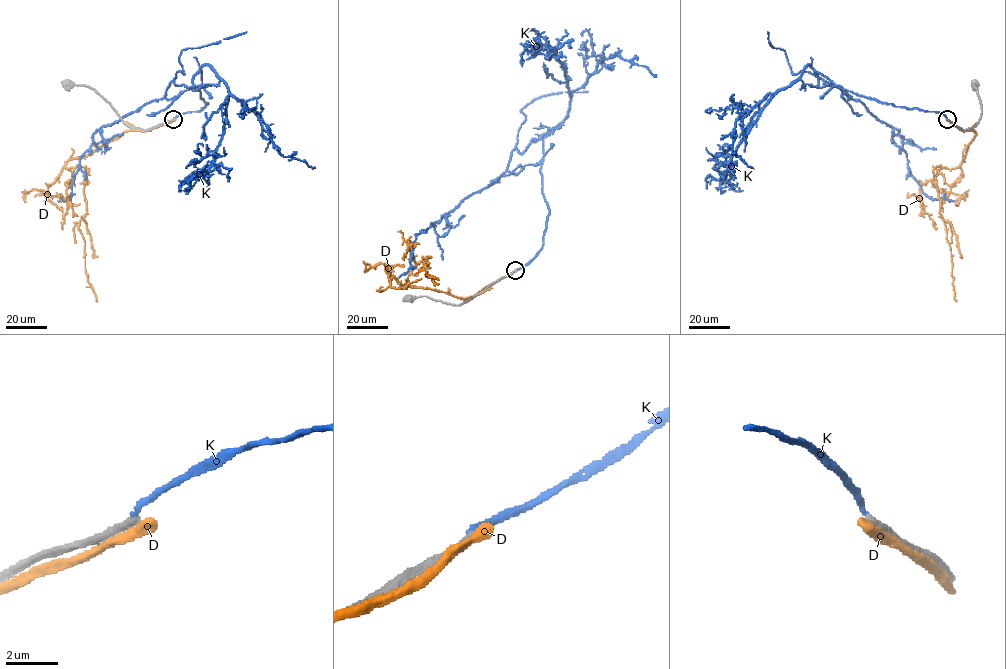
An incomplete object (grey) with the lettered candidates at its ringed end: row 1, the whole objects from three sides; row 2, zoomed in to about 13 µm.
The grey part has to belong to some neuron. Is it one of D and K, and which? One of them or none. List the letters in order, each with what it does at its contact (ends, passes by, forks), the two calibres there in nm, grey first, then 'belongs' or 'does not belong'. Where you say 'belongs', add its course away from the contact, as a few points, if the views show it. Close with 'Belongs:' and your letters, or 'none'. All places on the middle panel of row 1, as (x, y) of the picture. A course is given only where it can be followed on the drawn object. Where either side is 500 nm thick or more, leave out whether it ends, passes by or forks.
D: it passes by | 400/320 nm | does not belong
K: it ends | 280/200 nm | does not belong
Belongs: none

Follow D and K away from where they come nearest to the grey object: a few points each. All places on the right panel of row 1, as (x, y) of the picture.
D: (948, 120), (961, 130), (975, 134), (964, 159), (957, 167), (935, 166), (932, 170), (950, 247), (956, 301)
K: (946, 119), (941, 113), (880, 102), (836, 86), (896, 128), (907, 167), (925, 194), (954, 201)

